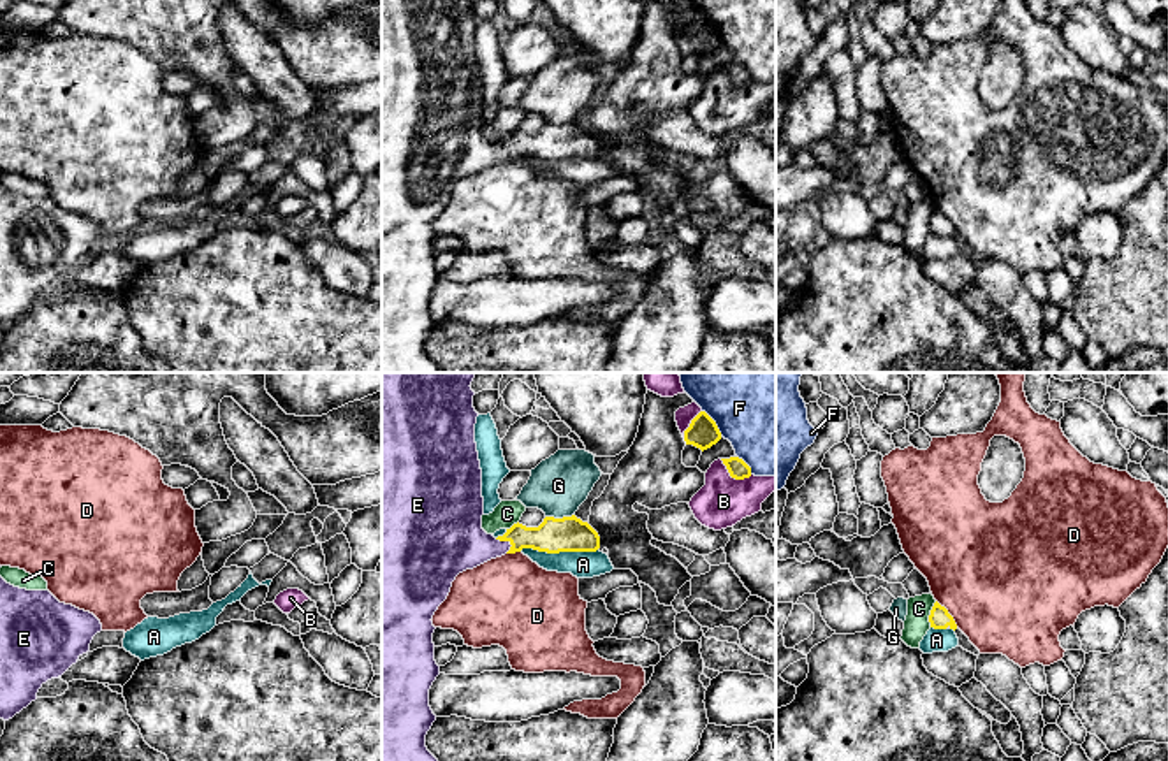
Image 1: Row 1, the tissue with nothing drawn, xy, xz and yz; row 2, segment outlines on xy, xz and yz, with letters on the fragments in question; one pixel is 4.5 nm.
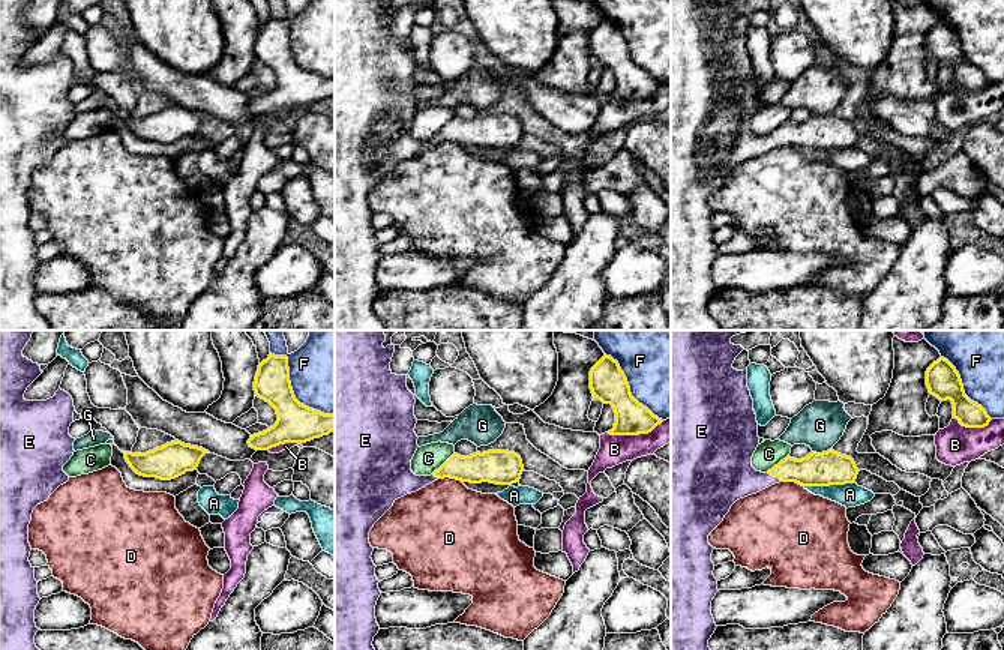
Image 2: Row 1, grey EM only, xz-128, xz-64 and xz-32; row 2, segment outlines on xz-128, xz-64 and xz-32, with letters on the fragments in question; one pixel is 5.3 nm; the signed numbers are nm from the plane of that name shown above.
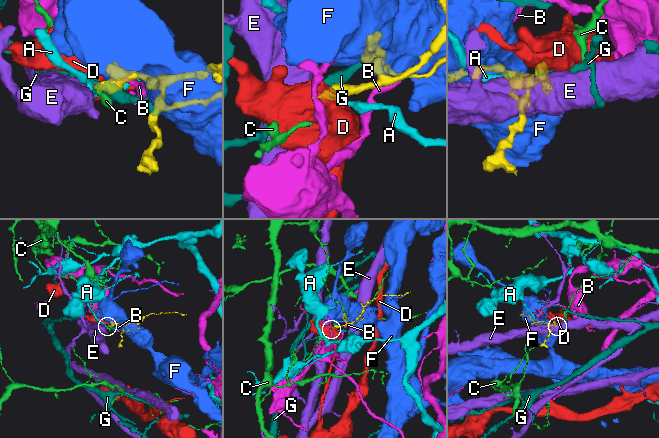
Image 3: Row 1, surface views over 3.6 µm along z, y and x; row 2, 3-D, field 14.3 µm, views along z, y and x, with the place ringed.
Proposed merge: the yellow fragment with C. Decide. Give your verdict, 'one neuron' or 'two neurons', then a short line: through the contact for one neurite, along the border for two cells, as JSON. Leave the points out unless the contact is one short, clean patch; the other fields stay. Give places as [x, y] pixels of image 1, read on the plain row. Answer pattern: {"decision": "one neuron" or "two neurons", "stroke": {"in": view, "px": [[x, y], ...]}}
{"decision": "two neurons", "stroke": {"in": "yz", "px": [[936, 208], [929, 222], [929, 232]]}}

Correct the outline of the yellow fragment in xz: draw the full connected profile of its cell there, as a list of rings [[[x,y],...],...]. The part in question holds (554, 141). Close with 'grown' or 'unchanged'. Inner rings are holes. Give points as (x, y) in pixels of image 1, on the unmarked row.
[[[382,0],[382,373],[440,373],[438,366],[426,353],[426,341],[436,327],[436,322],[429,313],[429,295],[440,281],[433,250],[433,239],[436,234],[431,225],[438,213],[447,206],[456,183],[491,165],[505,160],[515,160],[522,155],[533,155],[547,160],[596,158],[600,155],[598,139],[575,121],[563,125],[545,123],[538,134],[526,134],[517,128],[498,144],[482,135],[482,76],[475,49],[475,30],[478,19],[473,14],[473,2],[475,0]]]; grown

